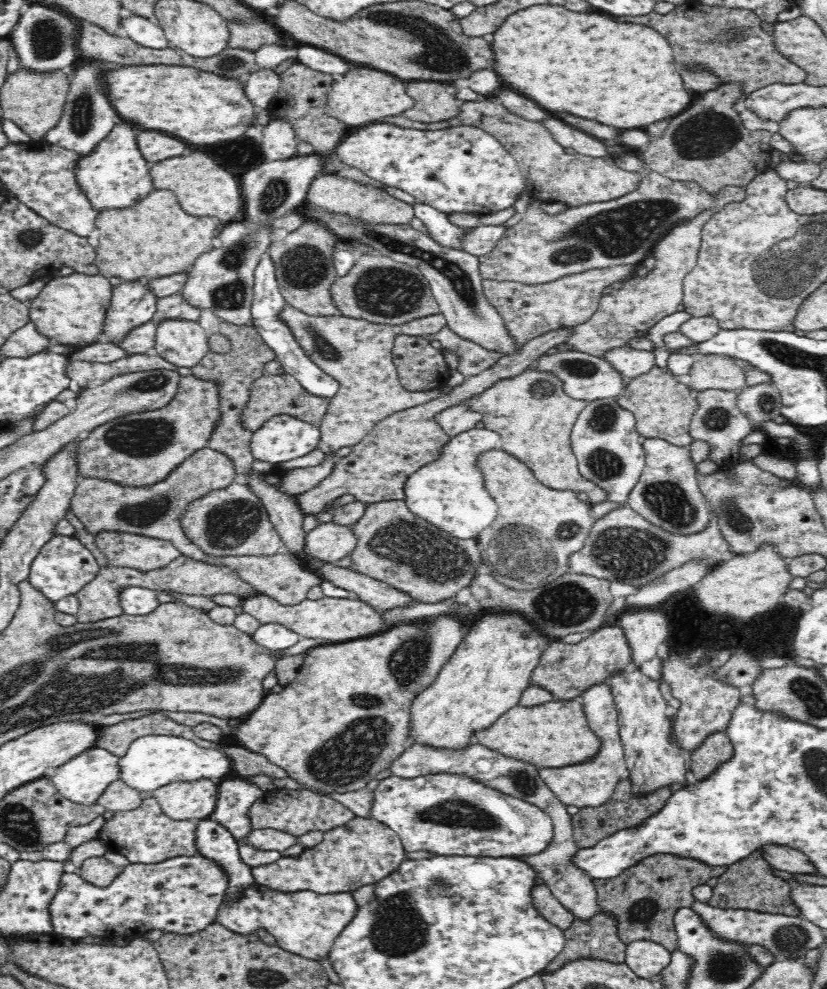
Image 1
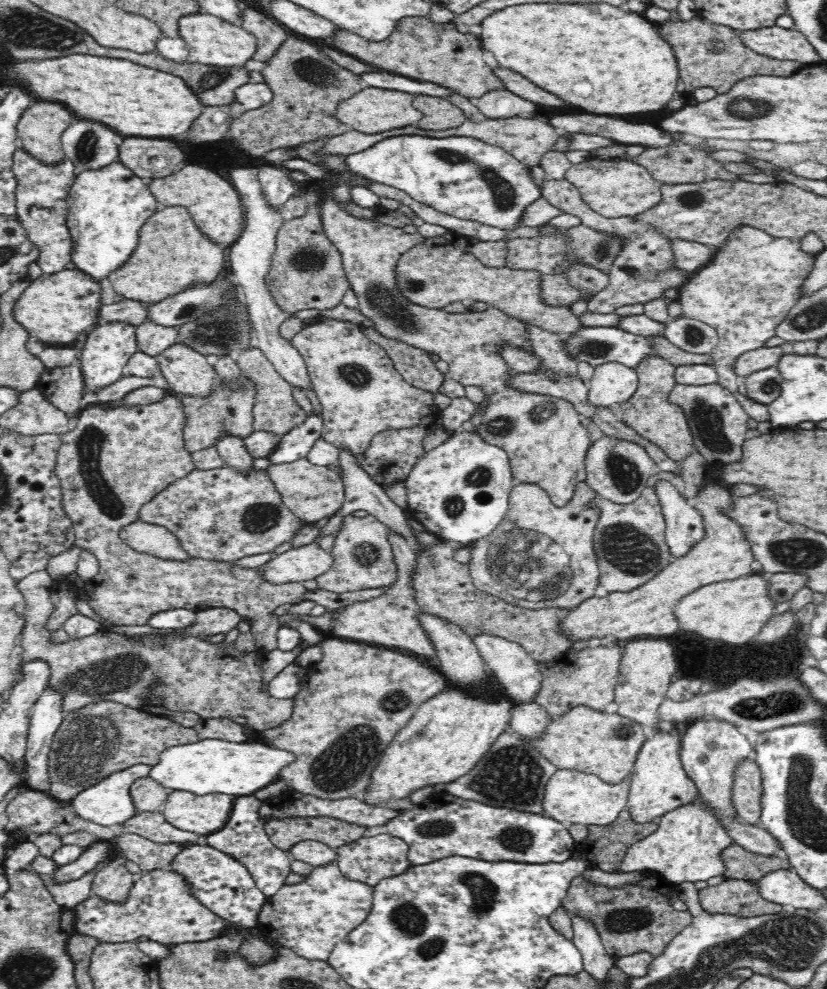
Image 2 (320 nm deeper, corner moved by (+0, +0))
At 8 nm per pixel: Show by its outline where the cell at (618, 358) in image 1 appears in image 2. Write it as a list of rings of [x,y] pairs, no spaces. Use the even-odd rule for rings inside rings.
[[[607,362],[594,369],[589,382],[588,402],[594,408],[624,404],[638,386],[638,375],[632,367]]]

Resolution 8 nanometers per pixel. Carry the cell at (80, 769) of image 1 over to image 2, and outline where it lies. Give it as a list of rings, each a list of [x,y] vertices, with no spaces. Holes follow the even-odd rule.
[[[135,765],[126,770],[120,770],[116,774],[110,774],[102,782],[96,783],[96,786],[80,792],[76,798],[71,800],[76,815],[87,822],[94,822],[94,824],[105,828],[110,828],[113,825],[123,826],[128,820],[136,818],[138,810],[132,801],[130,790],[136,780],[150,776],[152,768],[152,765]]]

